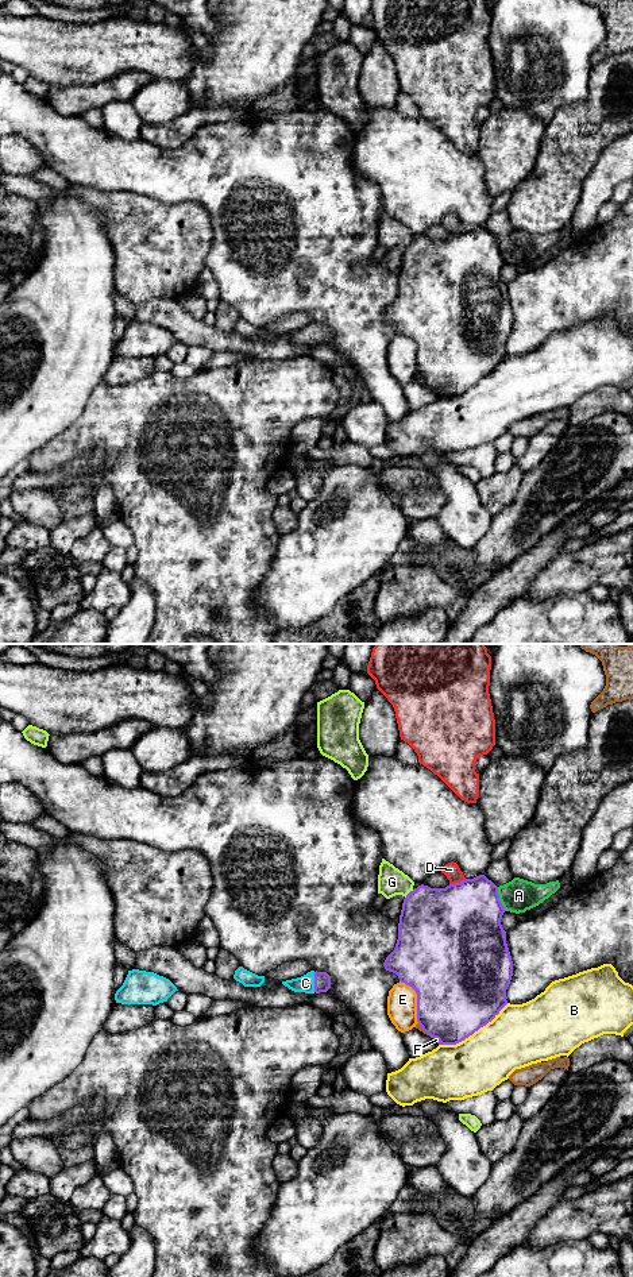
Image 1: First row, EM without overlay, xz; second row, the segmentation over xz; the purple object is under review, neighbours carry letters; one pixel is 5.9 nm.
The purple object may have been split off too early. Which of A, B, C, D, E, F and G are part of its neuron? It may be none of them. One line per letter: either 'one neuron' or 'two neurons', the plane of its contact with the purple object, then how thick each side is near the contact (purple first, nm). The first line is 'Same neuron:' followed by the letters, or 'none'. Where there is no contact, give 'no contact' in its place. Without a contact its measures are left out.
Same neuron: C
A: two neurons; contact in xz; calibres 440 and 200 nm
B: two neurons; contact in xz; calibres 480 and 360 nm
C: one neuron; contact in xz; calibres 100 and 100 nm
D: two neurons; contact in xz; calibres 480 and 90 nm
E: two neurons; contact in xz; calibres 500 and 180 nm
F: two neurons; contact in xz; calibres 440 and 20 nm
G: two neurons; contact in xz; calibres 440 and 170 nm

